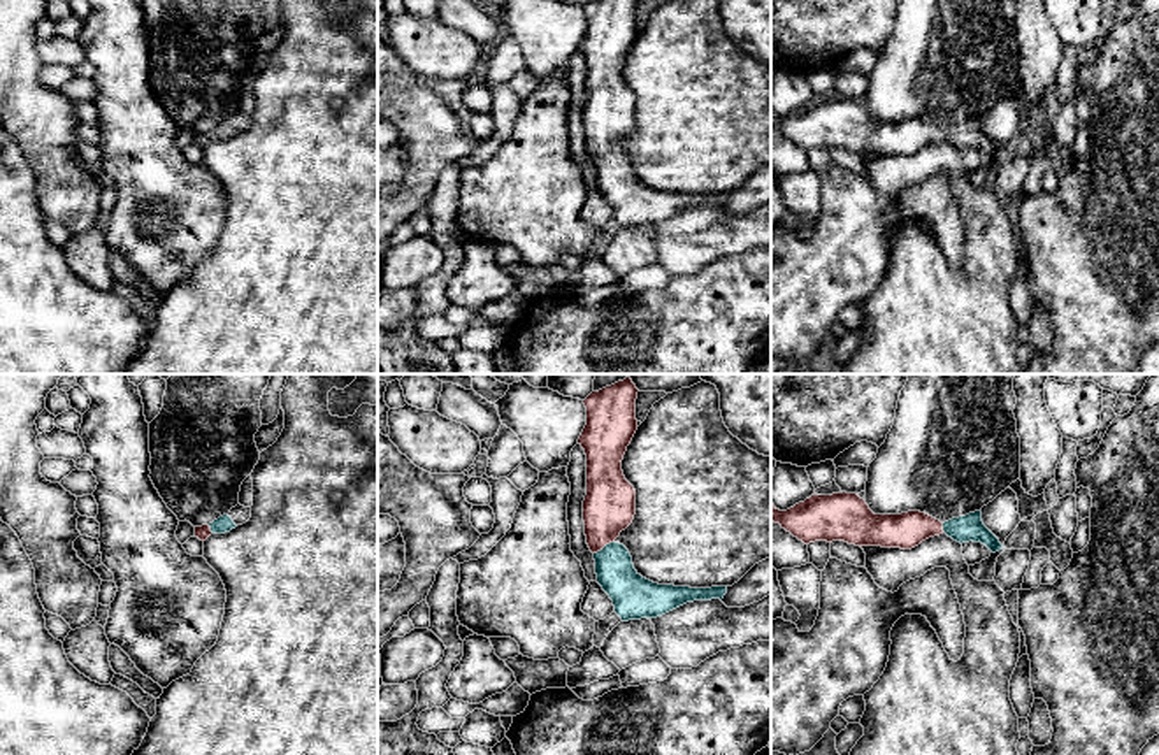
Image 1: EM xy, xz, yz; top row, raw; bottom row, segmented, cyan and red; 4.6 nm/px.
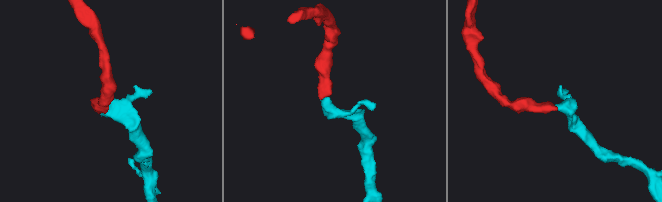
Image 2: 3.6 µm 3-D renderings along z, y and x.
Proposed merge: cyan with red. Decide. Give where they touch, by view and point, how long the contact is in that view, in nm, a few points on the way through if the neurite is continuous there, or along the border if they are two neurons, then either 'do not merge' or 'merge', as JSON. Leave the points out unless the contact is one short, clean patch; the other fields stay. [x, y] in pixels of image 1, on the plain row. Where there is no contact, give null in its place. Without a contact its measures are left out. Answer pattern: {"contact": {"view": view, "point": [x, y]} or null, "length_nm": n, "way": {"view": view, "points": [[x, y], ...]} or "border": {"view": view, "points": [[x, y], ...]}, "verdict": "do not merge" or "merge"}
{"contact": {"view": "xz", "point": [604, 153]}, "length_nm": 110, "way": {"view": "xz", "points": [[631, 201], [617, 183], [604, 153], [604, 122], [610, 111]]}, "verdict": "merge"}

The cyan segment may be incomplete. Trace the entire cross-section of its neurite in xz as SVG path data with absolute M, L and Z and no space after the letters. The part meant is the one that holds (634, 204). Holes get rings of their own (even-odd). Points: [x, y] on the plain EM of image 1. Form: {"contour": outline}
{"contour": "M590 0L583 7L587 32L578 46L587 61L587 102L583 107L587 151L594 160L597 190L613 207L615 219L622 228L657 225L687 209L722 207L727 200L727 193L690 195L653 190L634 176L629 156L615 147L636 121L636 97L622 77L623 61L637 37L636 5L637 0Z"}

